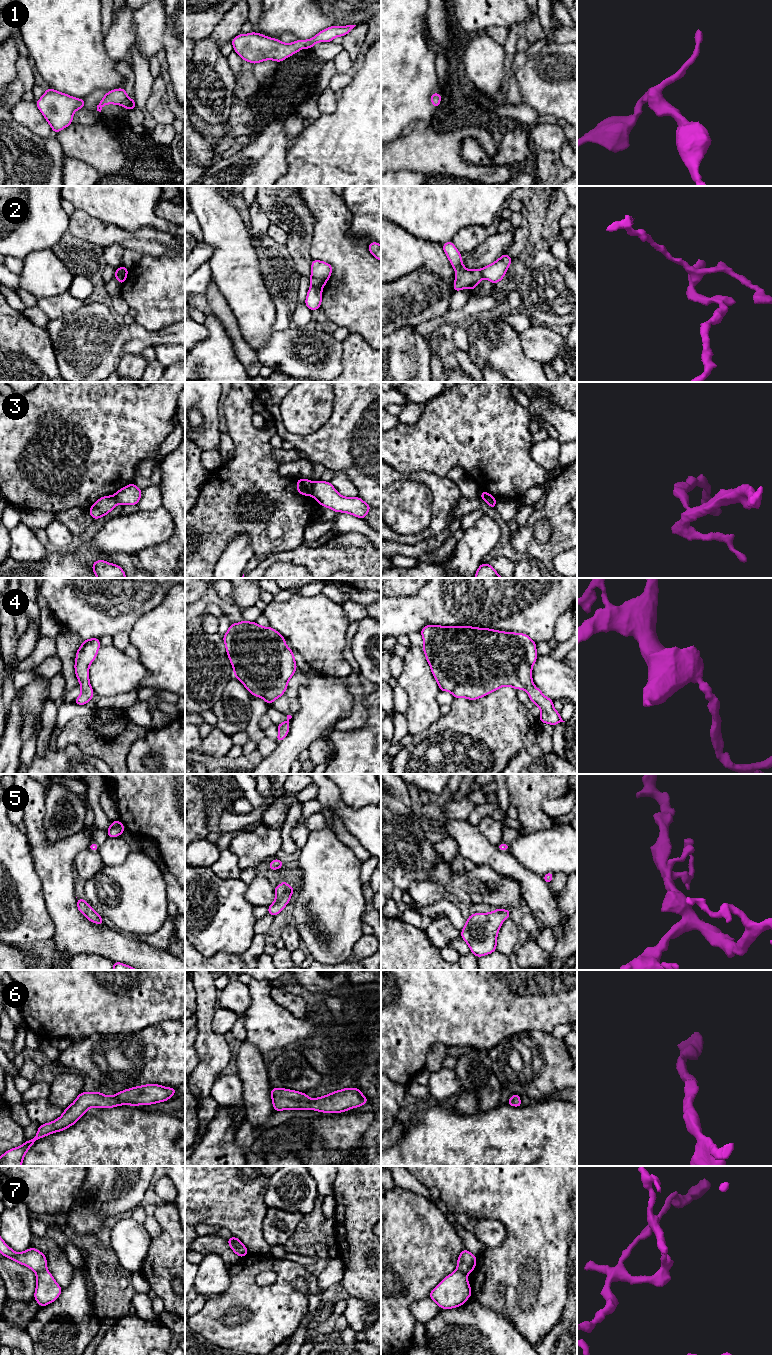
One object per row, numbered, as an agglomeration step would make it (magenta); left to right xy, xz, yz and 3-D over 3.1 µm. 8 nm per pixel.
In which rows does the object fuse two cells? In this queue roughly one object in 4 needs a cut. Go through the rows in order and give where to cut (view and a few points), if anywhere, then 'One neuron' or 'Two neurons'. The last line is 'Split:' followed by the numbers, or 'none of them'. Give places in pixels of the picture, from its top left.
1: No split. One neuron
2: Split along xz (311, 285), (321, 289). Two neurons
3: Split along xz (312, 483), (310, 494). Two neurons
4: No split. One neuron
5: No split. One neuron
6: No split. One neuron
7: Split along xy (46, 1269), (36, 1273). Two neurons
Split: 2, 3, 7

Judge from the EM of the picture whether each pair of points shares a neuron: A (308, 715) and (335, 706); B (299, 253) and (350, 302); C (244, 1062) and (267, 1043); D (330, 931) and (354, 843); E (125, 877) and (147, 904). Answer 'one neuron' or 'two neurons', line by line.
A: one neuron
B: two neurons
C: two neurons
D: two neurons
E: one neuron

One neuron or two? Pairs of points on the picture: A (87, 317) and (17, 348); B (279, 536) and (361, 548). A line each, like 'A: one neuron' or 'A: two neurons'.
A: two neurons
B: two neurons

